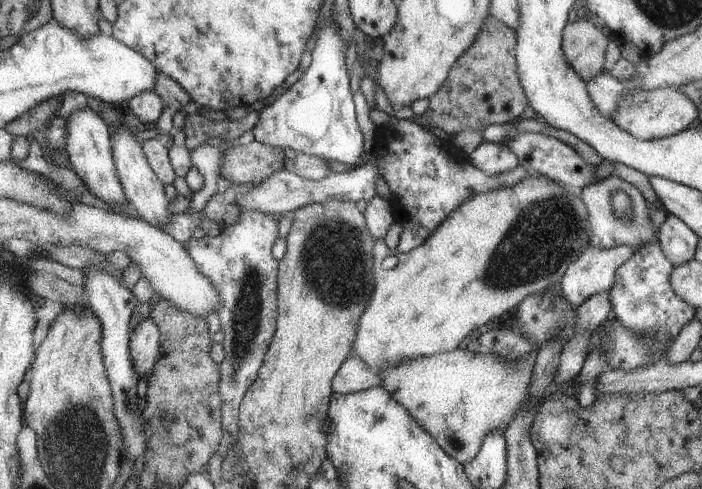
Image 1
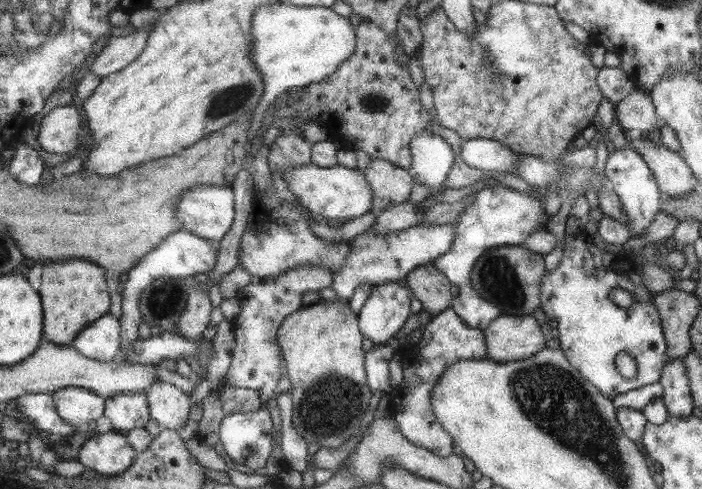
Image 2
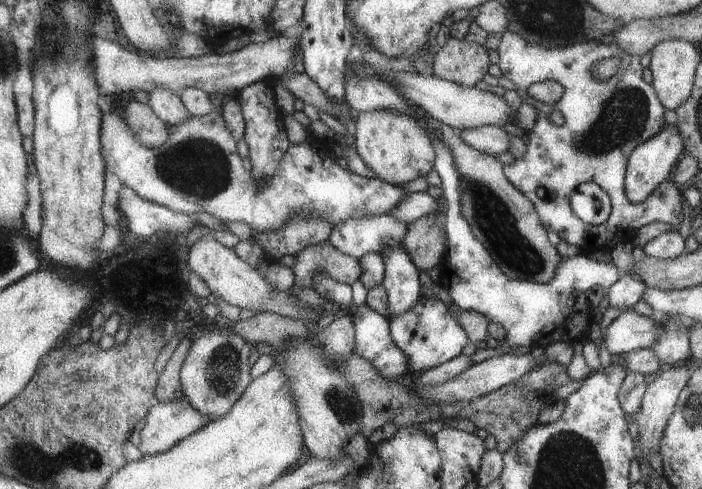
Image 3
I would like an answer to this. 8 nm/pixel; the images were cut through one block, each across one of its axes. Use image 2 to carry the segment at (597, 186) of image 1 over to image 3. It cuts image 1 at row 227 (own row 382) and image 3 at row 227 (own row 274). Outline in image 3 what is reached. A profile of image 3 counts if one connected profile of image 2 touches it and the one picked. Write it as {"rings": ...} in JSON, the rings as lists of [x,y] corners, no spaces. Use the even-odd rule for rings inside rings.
{"rings":[[[503,32],[497,51],[496,64],[502,75],[515,84],[522,102],[533,106],[537,113],[525,153],[513,164],[502,165],[502,171],[505,178],[531,201],[546,230],[553,230],[560,241],[577,246],[587,255],[595,250],[610,251],[618,242],[635,240],[642,227],[650,222],[663,222],[677,230],[682,220],[682,192],[675,184],[659,183],[653,197],[638,203],[629,202],[625,196],[625,162],[631,151],[666,126],[663,104],[649,83],[641,80],[640,56],[623,52],[615,43],[603,44],[595,39],[563,48],[545,48],[529,44],[513,32]],[[611,56],[620,58],[615,74],[603,81],[590,79],[592,66]],[[546,80],[558,82],[563,87],[561,98],[553,104],[542,103],[527,94],[528,86]],[[553,110],[561,112],[564,118],[560,126],[547,118]],[[627,140],[629,146],[621,146]],[[587,182],[594,182],[611,200],[607,220],[598,225],[579,220],[569,204],[569,196],[577,185]]]}

